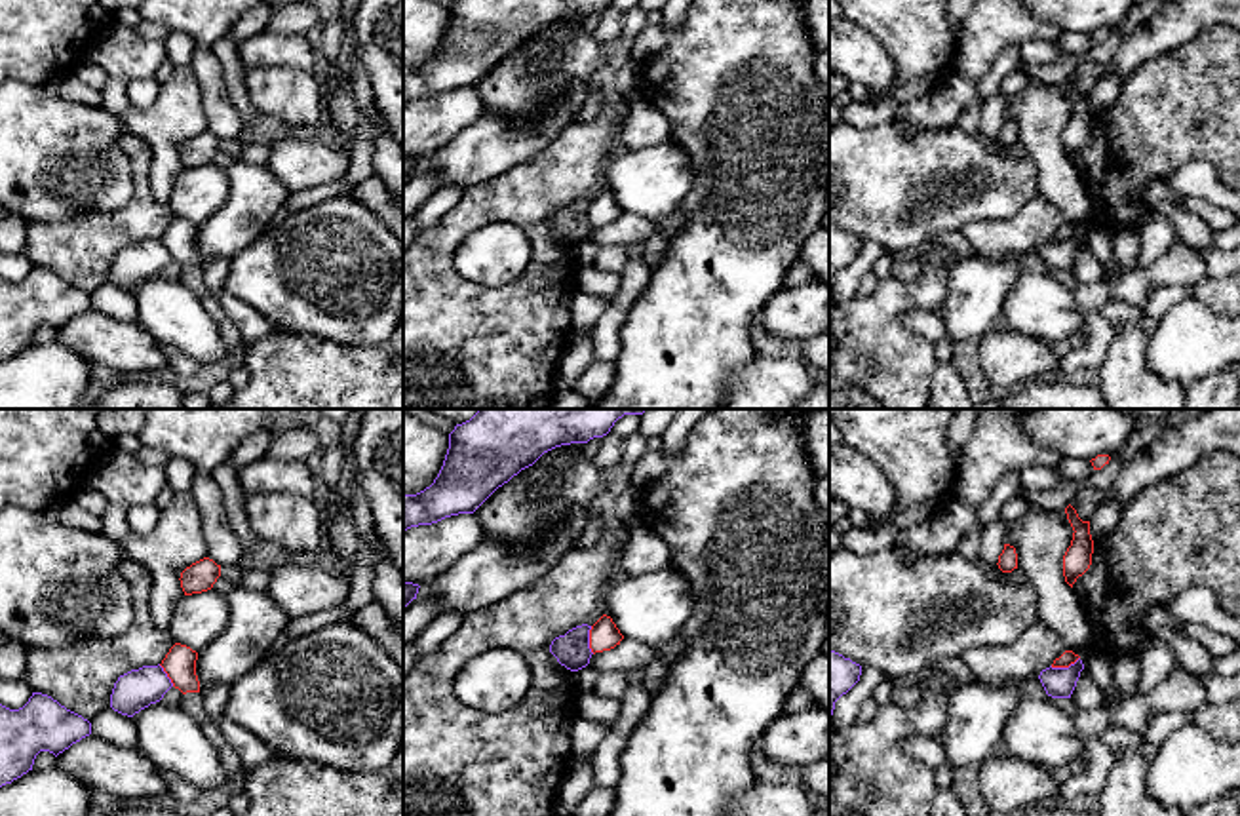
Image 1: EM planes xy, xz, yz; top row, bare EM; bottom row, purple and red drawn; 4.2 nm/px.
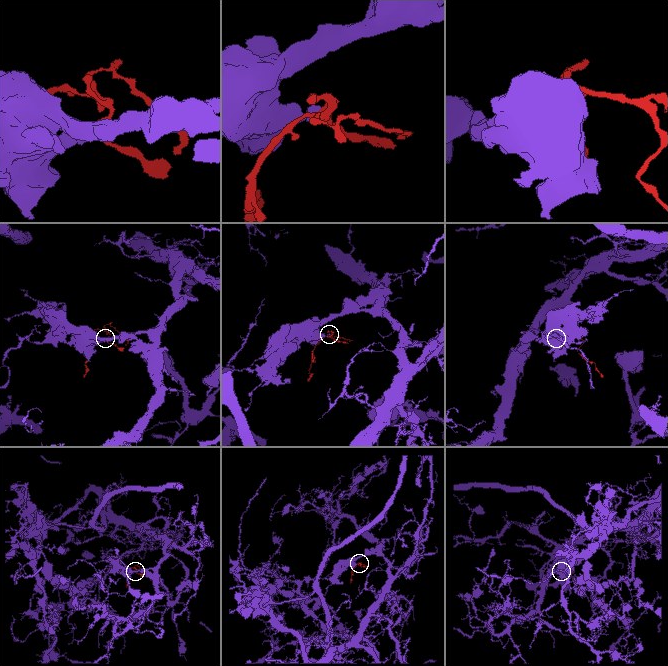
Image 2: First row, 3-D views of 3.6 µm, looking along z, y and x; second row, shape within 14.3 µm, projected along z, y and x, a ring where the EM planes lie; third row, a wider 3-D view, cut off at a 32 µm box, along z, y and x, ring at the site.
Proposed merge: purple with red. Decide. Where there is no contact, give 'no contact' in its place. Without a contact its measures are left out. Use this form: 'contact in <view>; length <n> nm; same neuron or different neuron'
contact in yz; length 130 nm; different neuron

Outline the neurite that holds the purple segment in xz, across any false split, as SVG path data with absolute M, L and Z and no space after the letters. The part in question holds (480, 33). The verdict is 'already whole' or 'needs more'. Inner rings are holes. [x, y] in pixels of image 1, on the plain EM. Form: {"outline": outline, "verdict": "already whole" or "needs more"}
{"outline": "M455 0L430 61L403 68L403 105L474 87L498 61L544 27L603 11L612 0Z", "verdict": "already whole"}

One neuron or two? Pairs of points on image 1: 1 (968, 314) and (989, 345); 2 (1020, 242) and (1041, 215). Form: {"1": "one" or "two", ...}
{"1": "two", "2": "one"}

